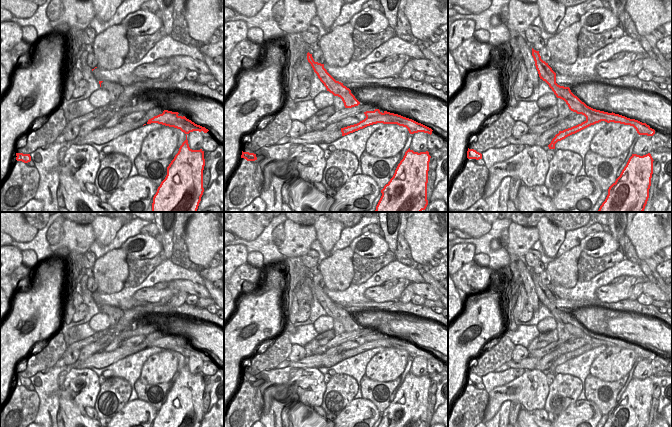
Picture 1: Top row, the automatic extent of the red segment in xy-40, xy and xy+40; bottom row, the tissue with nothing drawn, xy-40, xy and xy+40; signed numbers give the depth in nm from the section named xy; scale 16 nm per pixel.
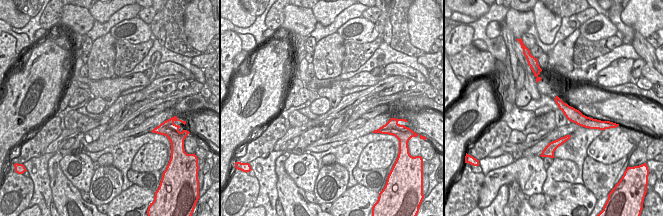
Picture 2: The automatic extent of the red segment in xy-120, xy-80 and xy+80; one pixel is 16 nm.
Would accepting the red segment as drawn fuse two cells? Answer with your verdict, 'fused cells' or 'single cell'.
fused cells

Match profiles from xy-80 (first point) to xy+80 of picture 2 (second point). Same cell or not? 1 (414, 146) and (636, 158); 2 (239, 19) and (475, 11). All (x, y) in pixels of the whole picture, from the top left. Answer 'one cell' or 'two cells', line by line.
1: one cell
2: one cell

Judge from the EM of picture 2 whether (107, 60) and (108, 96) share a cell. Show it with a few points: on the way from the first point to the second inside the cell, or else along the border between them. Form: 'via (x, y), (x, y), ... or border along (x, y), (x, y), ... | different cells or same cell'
border along (114, 75), (100, 79), (89, 79), (87, 77) | different cells

